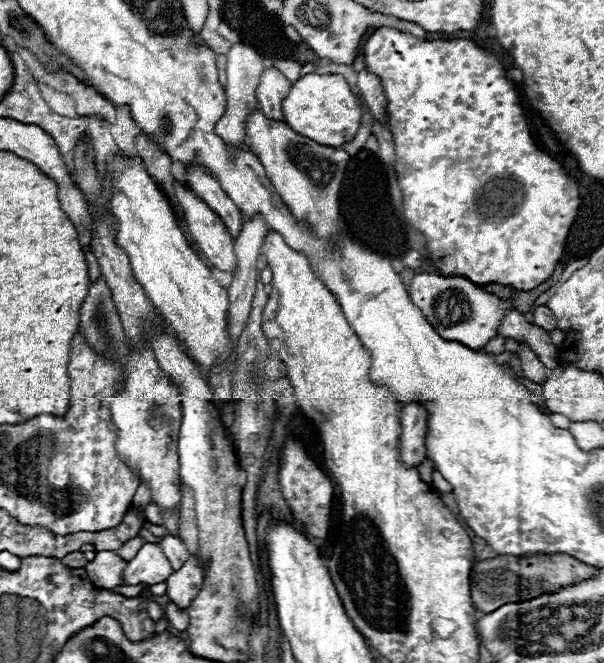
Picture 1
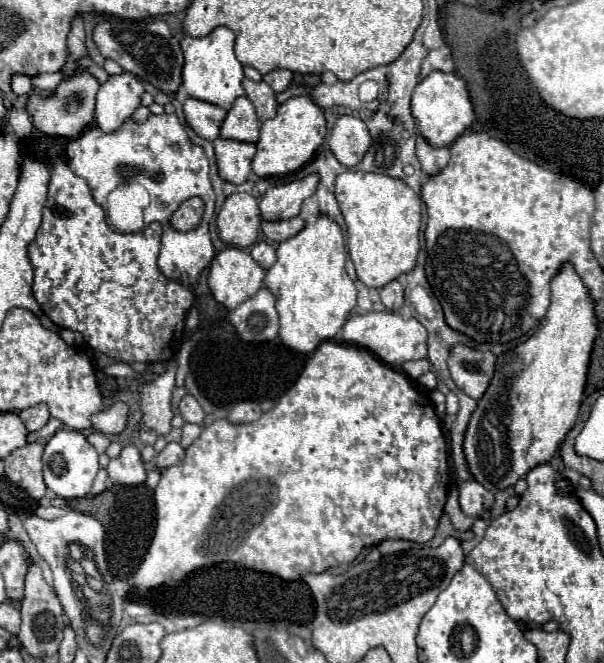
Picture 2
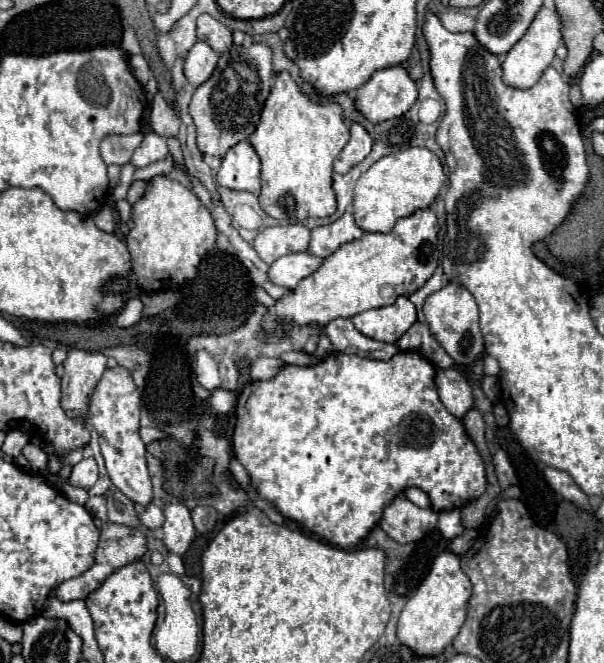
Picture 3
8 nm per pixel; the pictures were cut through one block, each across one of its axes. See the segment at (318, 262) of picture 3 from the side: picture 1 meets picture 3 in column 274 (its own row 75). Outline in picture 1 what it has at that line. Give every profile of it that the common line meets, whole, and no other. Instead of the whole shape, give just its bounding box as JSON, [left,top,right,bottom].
[256,66,292,120]

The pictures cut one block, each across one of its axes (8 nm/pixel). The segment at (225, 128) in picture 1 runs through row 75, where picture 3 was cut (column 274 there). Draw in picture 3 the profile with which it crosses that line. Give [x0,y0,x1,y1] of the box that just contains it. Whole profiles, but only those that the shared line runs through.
[254,222,310,264]

